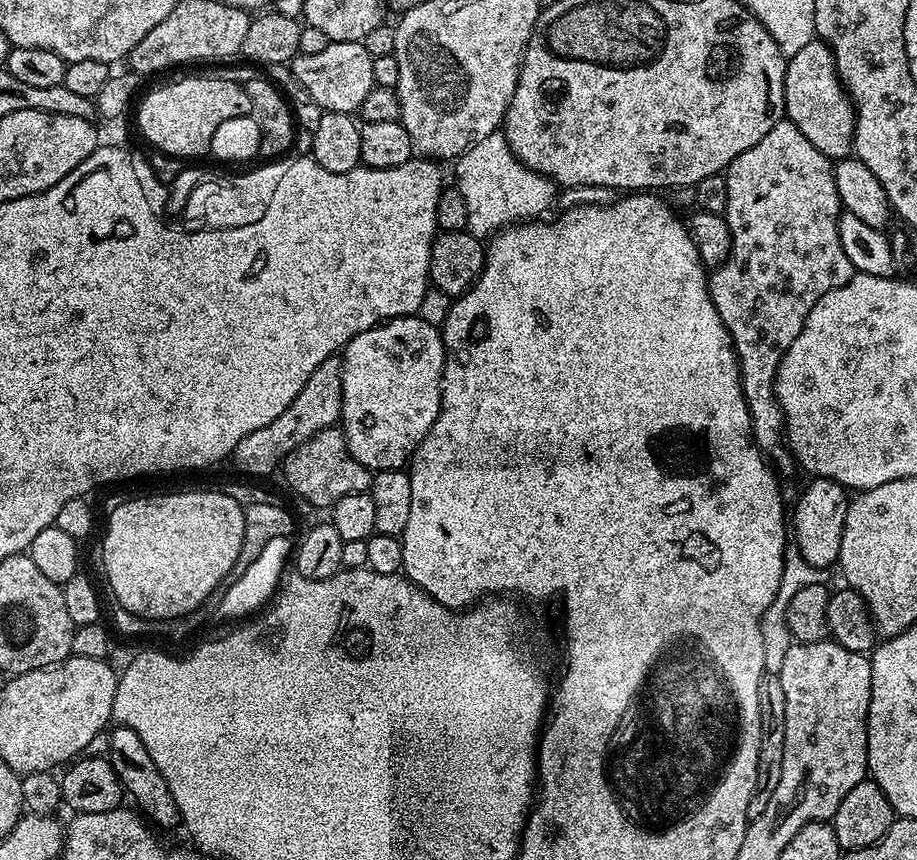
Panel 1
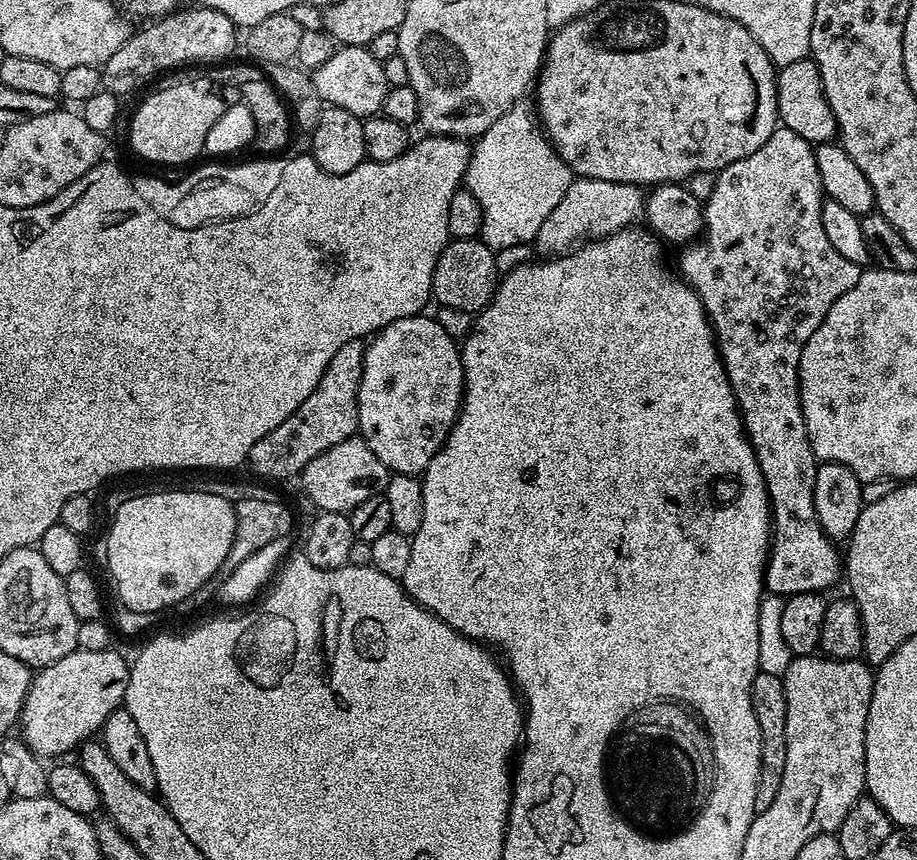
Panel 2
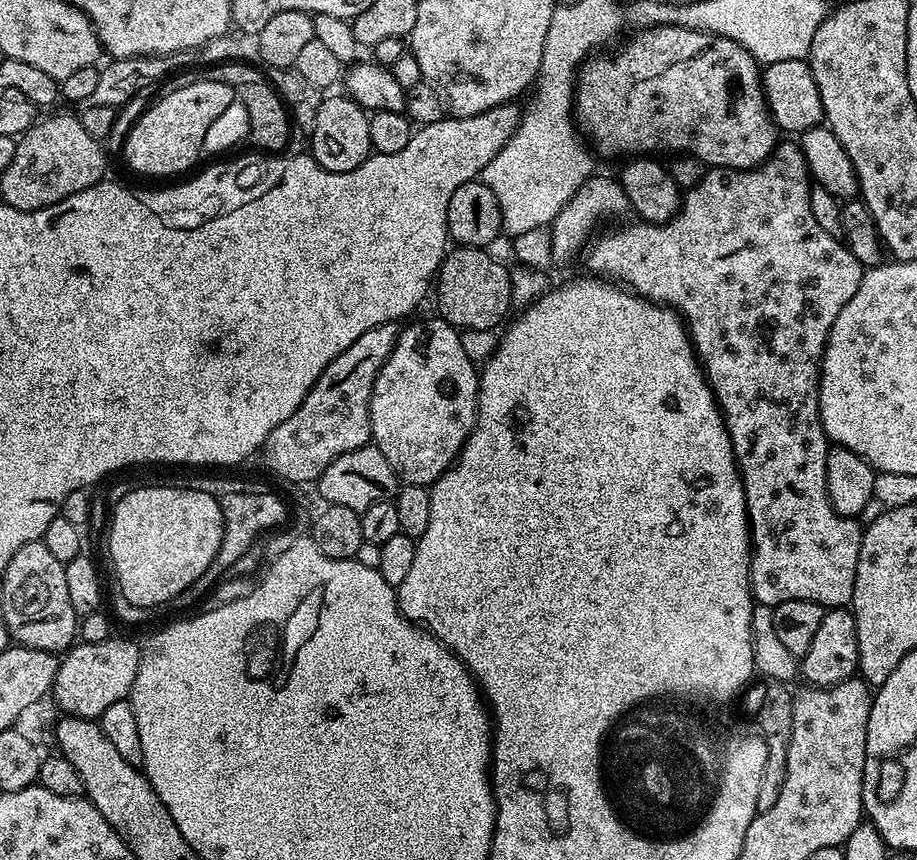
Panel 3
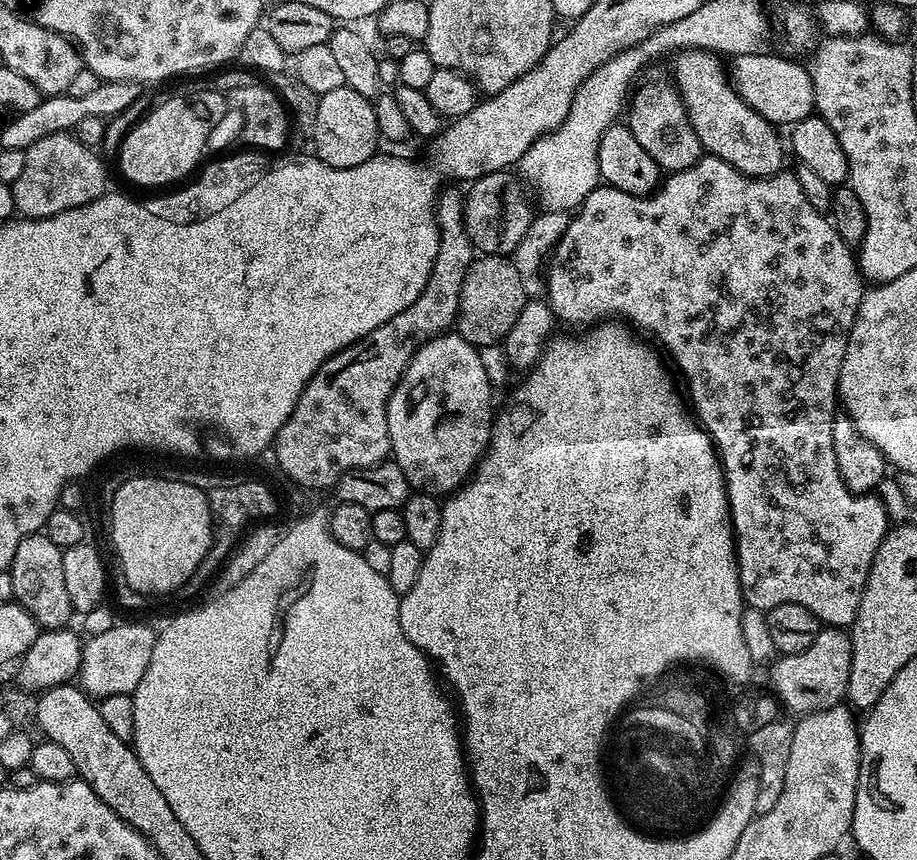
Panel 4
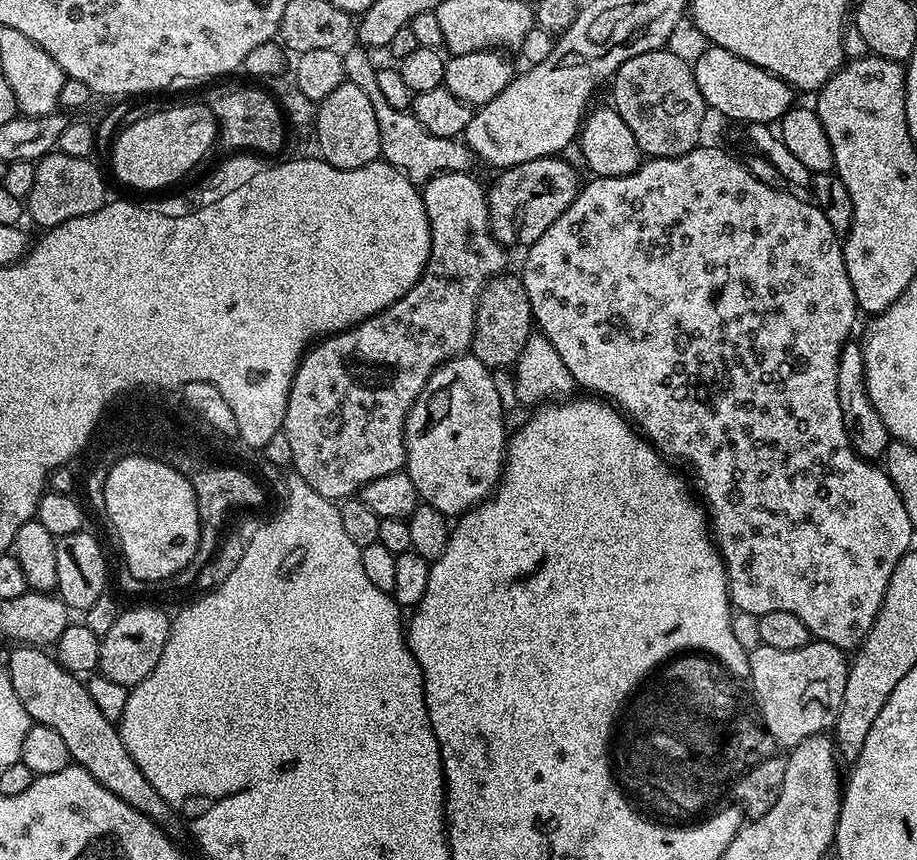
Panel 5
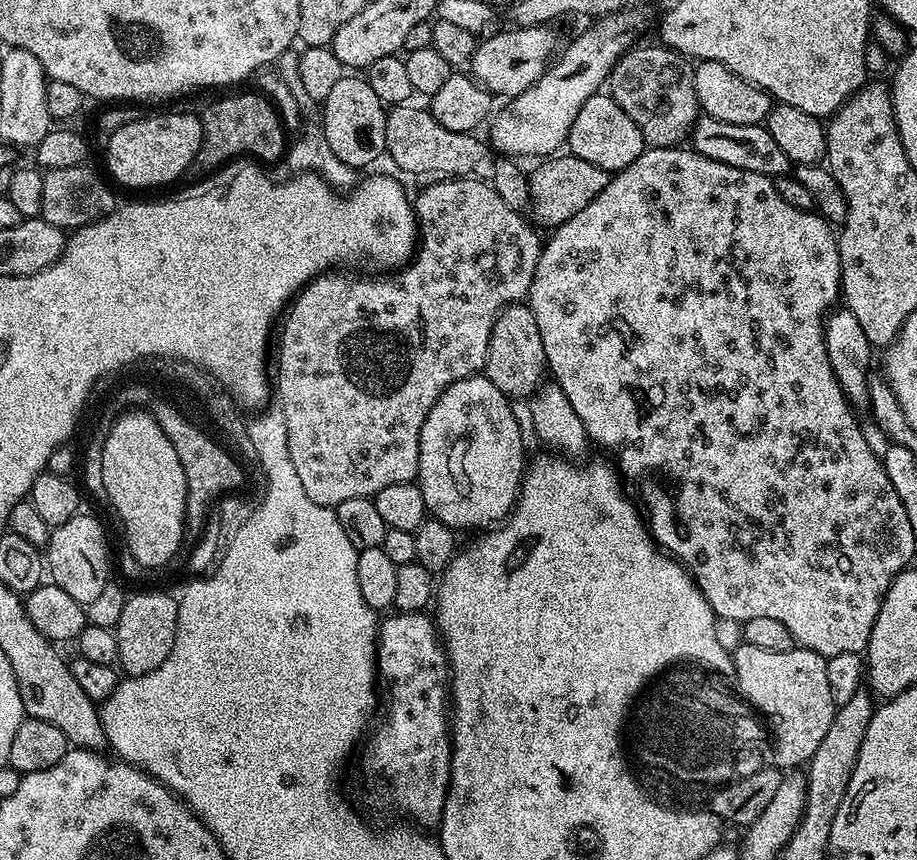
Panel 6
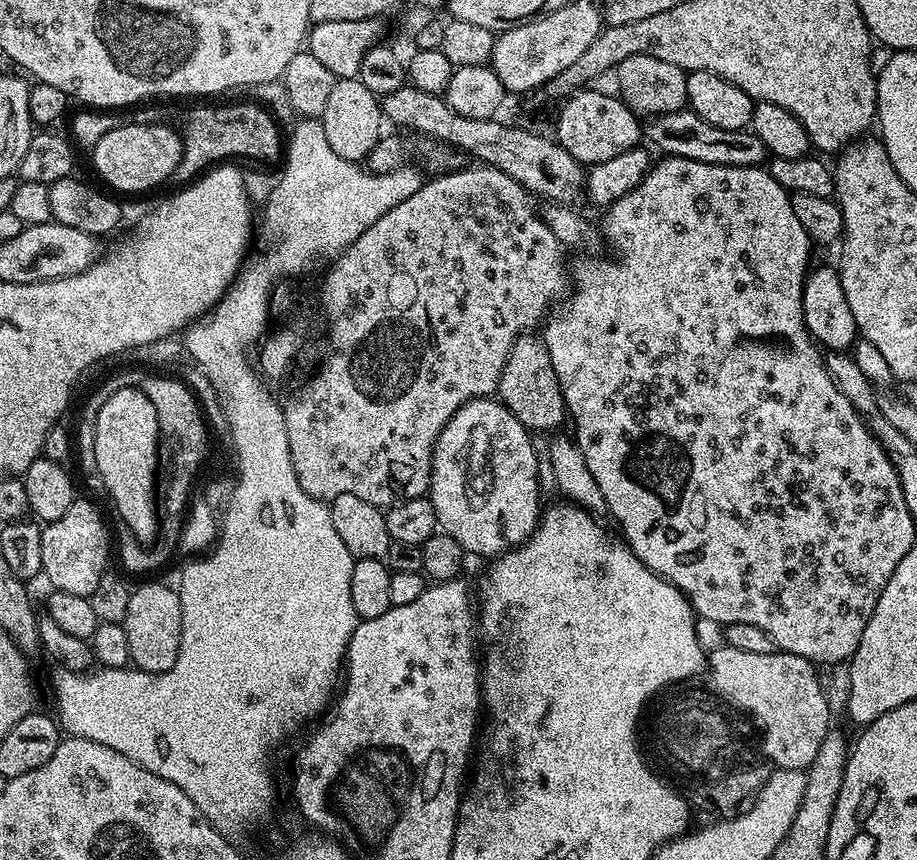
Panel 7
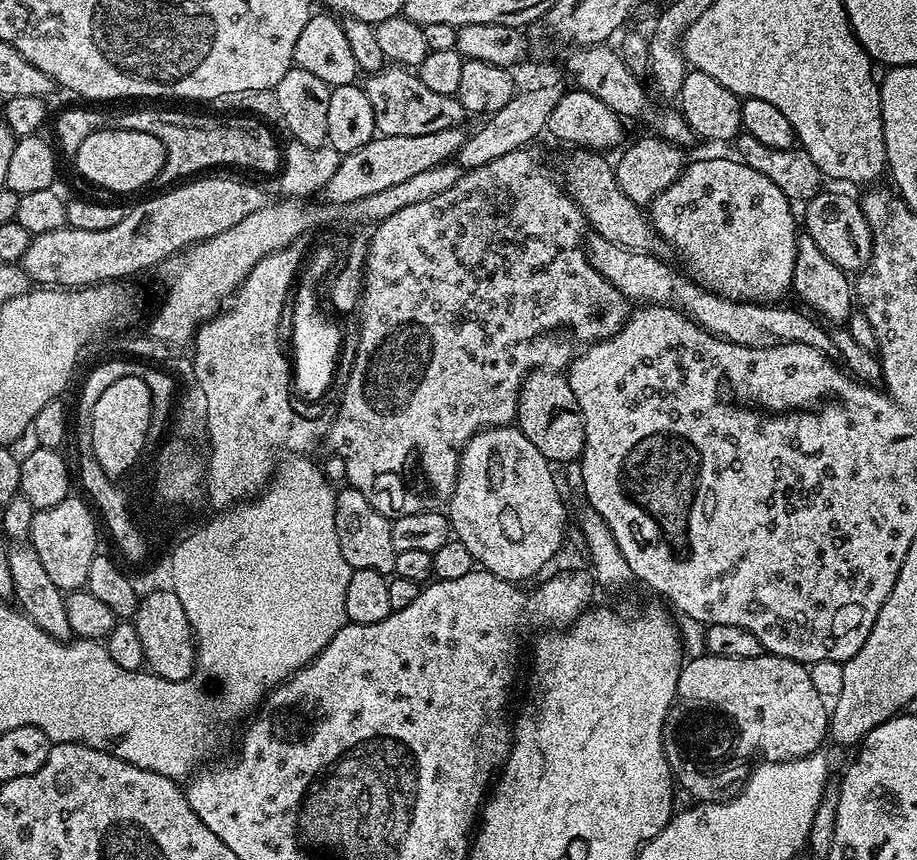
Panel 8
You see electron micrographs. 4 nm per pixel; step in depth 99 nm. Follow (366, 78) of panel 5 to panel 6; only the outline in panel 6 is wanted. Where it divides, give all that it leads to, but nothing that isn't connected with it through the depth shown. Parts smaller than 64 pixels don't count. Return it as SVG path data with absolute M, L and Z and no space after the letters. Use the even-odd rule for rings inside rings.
M415 104L397 105L387 111L386 148L388 158L397 168L412 176L449 176L452 178L466 178L472 175L475 179L487 181L492 177L492 158L496 156L495 149L483 138L475 133L447 130L431 114L429 109L418 108Z

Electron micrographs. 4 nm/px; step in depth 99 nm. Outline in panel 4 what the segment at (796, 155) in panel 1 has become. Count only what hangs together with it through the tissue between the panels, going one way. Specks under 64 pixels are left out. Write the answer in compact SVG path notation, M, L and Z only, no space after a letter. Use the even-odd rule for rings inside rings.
M705 154L694 166L671 173L646 196L632 196L626 190L607 186L596 187L575 209L565 233L546 260L546 301L560 324L562 322L572 328L588 330L609 318L629 320L634 327L649 332L653 336L651 339L663 349L666 356L668 351L667 359L672 359L677 370L684 375L684 384L688 387L687 403L700 427L715 444L720 465L724 468L728 509L732 515L732 535L736 538L736 565L740 571L740 589L745 605L767 610L794 602L806 606L806 610L810 610L810 614L814 614L821 625L843 629L856 621L872 560L878 546L884 541L884 535L890 530L888 512L883 502L876 494L853 492L844 481L838 458L834 454L838 374L852 323L866 291L866 283L860 277L860 268L852 256L855 256L853 249L848 248L842 238L838 238L838 230L834 230L831 219L810 206L806 194L802 194L795 171L781 170L772 176L749 178L718 157Z

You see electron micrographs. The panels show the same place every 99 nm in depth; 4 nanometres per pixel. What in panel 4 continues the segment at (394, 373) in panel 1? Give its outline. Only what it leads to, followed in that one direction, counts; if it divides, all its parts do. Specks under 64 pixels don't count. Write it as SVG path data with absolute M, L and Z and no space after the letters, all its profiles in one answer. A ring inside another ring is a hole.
M455 331L432 337L412 355L412 361L400 375L388 403L390 456L402 474L406 474L409 489L444 498L455 492L476 471L476 465L492 441L492 395L494 389L482 367L480 349L466 342Z

